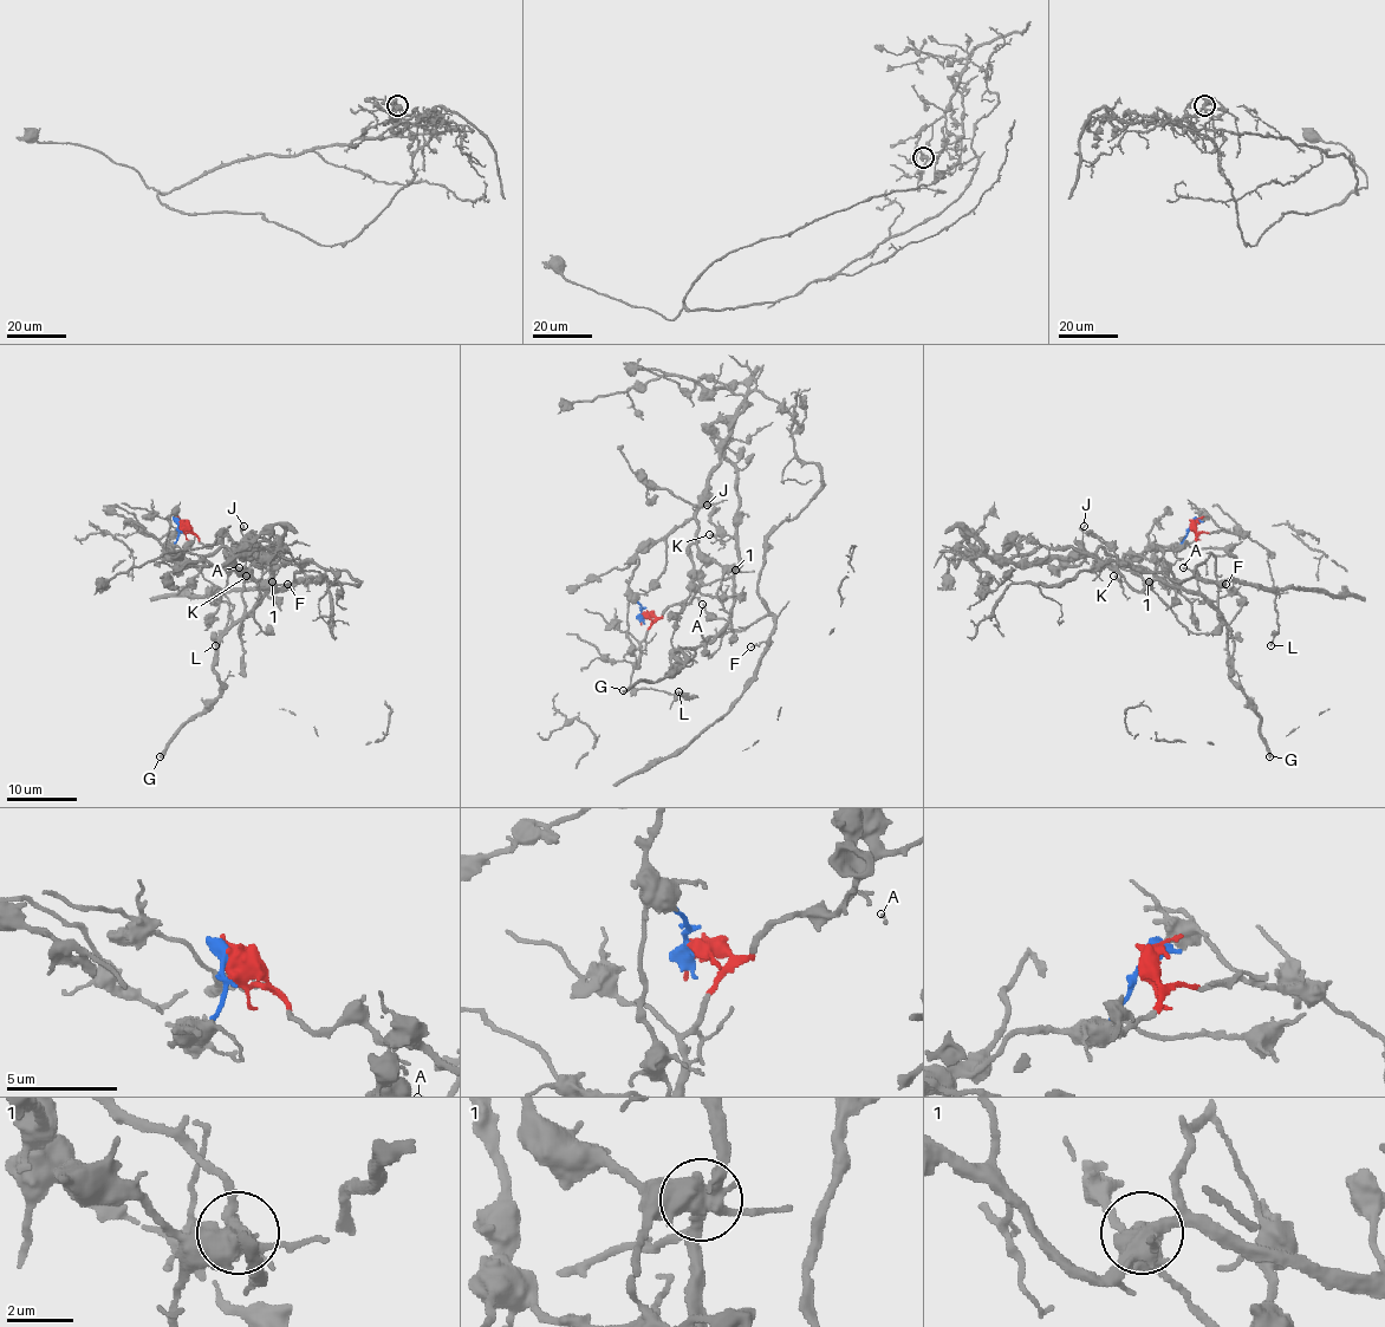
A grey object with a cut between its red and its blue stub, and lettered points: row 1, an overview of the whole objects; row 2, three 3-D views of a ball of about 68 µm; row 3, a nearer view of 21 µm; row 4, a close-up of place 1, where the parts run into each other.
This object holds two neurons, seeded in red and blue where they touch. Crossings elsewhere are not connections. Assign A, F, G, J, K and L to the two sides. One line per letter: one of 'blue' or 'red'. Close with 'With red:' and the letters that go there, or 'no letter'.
A: red
F: red
G: red
J: blue
K: red
L: red
With red: A, F, G, K, L

